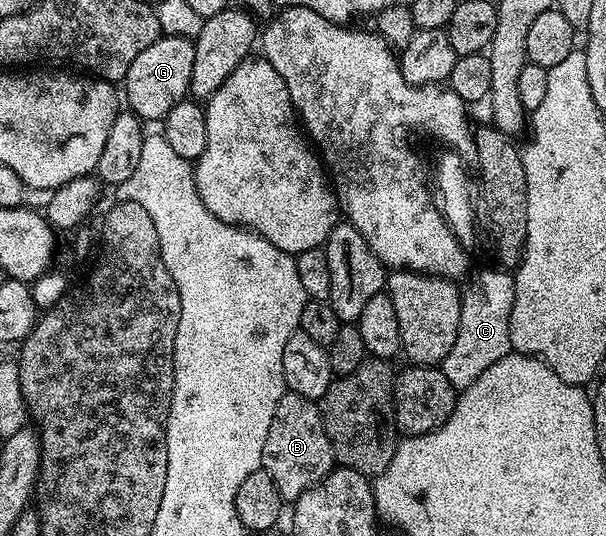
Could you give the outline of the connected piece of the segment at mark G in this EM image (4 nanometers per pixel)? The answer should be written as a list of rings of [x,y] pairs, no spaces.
[[[162,35],[146,51],[140,52],[138,59],[130,63],[122,82],[122,97],[128,100],[127,108],[141,121],[159,122],[168,114],[170,107],[189,96],[194,71],[195,44],[187,37]]]

